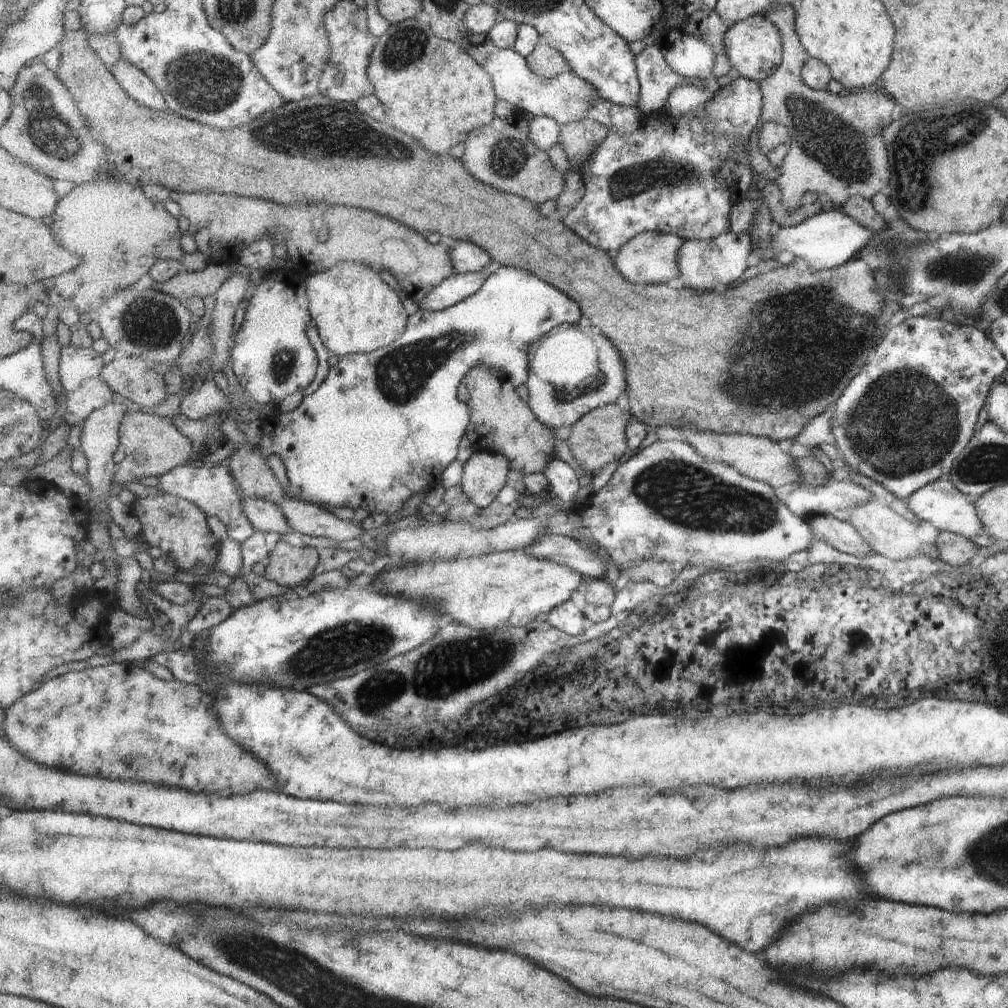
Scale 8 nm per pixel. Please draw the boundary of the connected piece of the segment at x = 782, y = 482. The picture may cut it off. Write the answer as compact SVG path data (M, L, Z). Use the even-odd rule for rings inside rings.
M693 426L678 430L681 430L683 435L689 438L690 445L697 450L697 454L704 456L705 459L727 463L728 466L735 467L741 475L766 483L773 490L795 485L800 478L795 459L789 456L782 444L745 434L725 435L708 431L697 431L696 427Z

